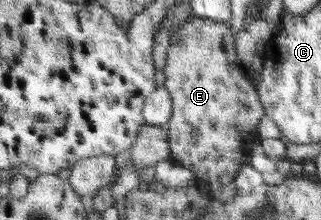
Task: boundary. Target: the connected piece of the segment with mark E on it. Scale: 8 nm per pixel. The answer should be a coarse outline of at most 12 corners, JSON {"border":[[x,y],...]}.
{"border":[[228,23],[167,49],[173,161],[218,194],[266,116]]}

